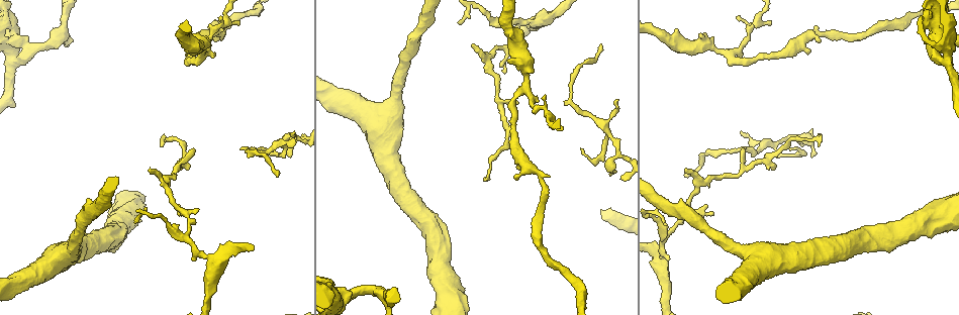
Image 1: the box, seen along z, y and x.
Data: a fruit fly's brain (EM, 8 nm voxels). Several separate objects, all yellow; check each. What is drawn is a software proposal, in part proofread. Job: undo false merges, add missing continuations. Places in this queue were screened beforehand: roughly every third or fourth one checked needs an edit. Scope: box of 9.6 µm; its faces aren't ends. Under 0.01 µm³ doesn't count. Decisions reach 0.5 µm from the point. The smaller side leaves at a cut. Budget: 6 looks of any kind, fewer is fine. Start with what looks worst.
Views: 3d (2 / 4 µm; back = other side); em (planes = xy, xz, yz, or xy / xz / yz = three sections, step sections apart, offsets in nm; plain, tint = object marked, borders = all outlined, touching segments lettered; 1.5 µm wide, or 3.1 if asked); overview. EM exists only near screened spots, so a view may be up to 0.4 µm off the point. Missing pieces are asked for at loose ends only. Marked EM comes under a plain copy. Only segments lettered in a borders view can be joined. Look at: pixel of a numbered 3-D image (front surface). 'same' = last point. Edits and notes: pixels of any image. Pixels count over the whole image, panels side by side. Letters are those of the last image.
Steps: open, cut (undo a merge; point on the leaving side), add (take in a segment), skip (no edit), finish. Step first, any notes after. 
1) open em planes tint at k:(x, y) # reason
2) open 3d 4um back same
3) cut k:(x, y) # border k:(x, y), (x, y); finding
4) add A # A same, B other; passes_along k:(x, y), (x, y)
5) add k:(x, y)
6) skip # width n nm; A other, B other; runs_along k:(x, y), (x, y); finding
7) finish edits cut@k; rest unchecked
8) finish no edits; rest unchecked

open em yz step 4 tint at 1:(582, 149) # free end

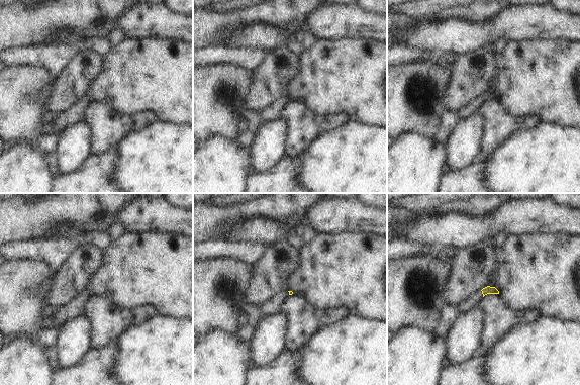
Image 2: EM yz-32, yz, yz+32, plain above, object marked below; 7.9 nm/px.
open em planes borders same

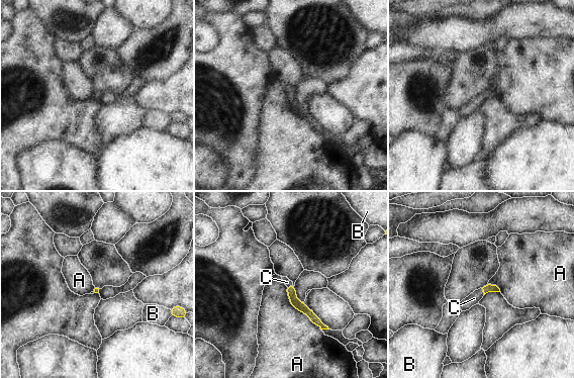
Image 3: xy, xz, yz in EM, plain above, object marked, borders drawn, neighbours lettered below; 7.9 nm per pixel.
add C # A other, B other, C same; passes_along 3:(301, 306), (289, 286), (287, 282); the neuron continues

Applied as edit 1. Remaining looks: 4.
open overview

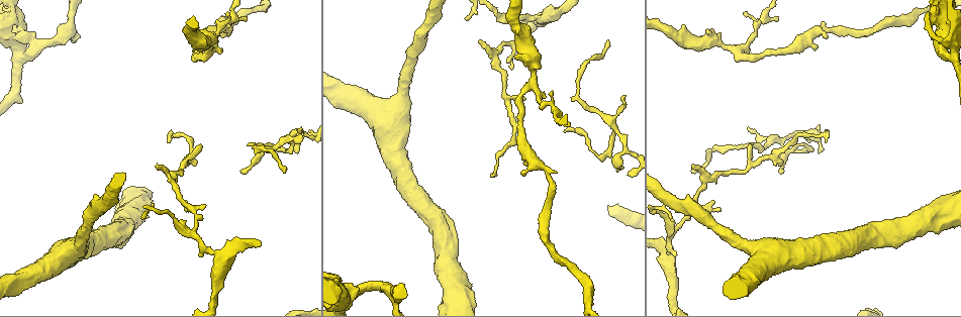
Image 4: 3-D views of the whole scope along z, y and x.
open 3d 4um at 4:(524, 176) # branch stops here

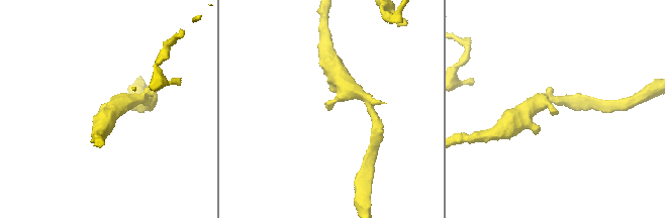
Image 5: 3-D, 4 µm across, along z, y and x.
open em planes borders at 5:(329, 108) # arm_widths 220, 320 nm; need the tissue

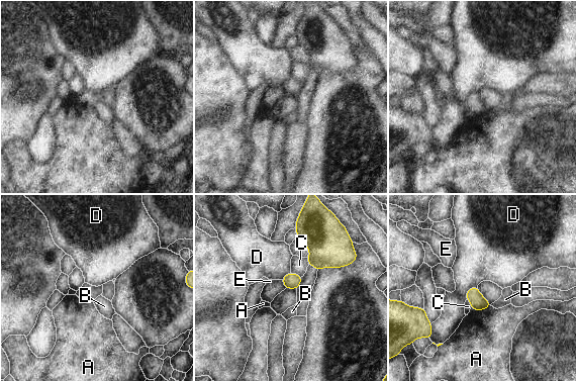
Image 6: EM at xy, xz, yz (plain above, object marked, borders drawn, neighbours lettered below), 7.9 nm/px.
skip # A other, B other, C other, D other, E other; border 6:(490, 304), (482, 309), (472, 308); no lettered segment goes on from it

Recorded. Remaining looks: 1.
open em xy step 8 borders at 4:(777, 19) # branch stops here

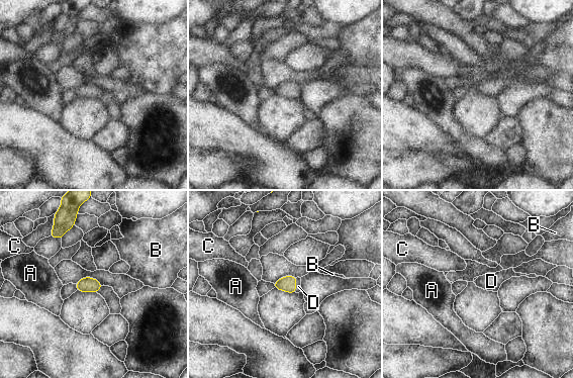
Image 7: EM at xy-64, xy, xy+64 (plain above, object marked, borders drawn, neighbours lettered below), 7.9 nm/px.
add D # A other, B other, C other, D same; passes_along 7:(288, 283), (295, 285), (298, 281); it goes on there

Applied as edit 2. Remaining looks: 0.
finish edits add@3, add@7; rest unchecked

